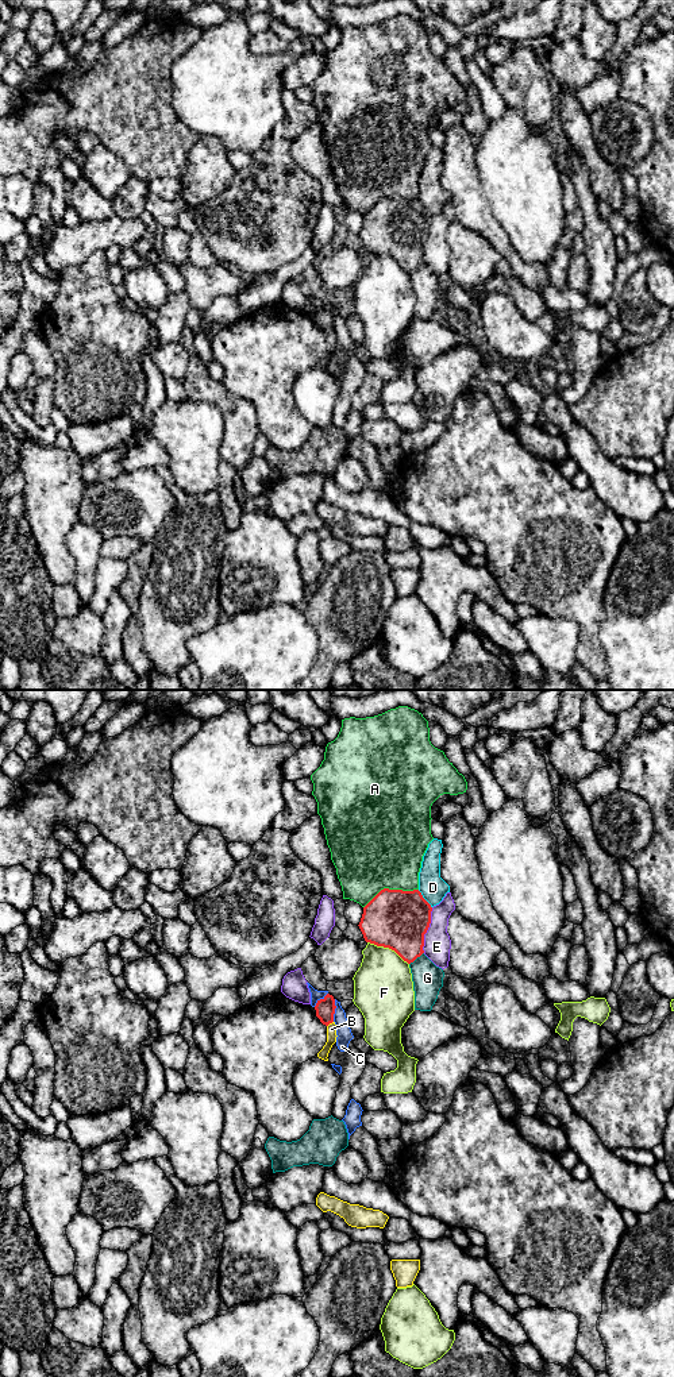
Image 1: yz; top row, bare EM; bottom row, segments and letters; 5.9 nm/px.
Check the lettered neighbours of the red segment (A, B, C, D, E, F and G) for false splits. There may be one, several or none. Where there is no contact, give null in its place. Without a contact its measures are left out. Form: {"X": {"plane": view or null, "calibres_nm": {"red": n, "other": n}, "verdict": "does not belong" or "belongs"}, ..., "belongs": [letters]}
{"A": {"plane": "yz", "calibres_nm": {"red": 360, "other": 460}, "verdict": "does not belong"}, "B": {"plane": "yz", "calibres_nm": {"red": 110, "other": 60}, "verdict": "does not belong"}, "C": {"plane": "yz", "calibres_nm": {"red": 110, "other": 90}, "verdict": "does not belong"}, "D": {"plane": "yz", "calibres_nm": {"red": 360, "other": 160}, "verdict": "does not belong"}, "E": {"plane": "yz", "calibres_nm": {"red": 360, "other": 160}, "verdict": "does not belong"}, "F": {"plane": "yz", "calibres_nm": {"red": 360, "other": 360}, "verdict": "does not belong"}, "G": {"plane": "yz", "calibres_nm": {"red": 360, "other": 180}, "verdict": "does not belong"}, "belongs": []}

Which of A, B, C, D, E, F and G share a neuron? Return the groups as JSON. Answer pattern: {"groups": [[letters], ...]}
{"groups": [["A"], ["B"], ["C"], ["D"], ["E"], ["F"], ["G"]]}

